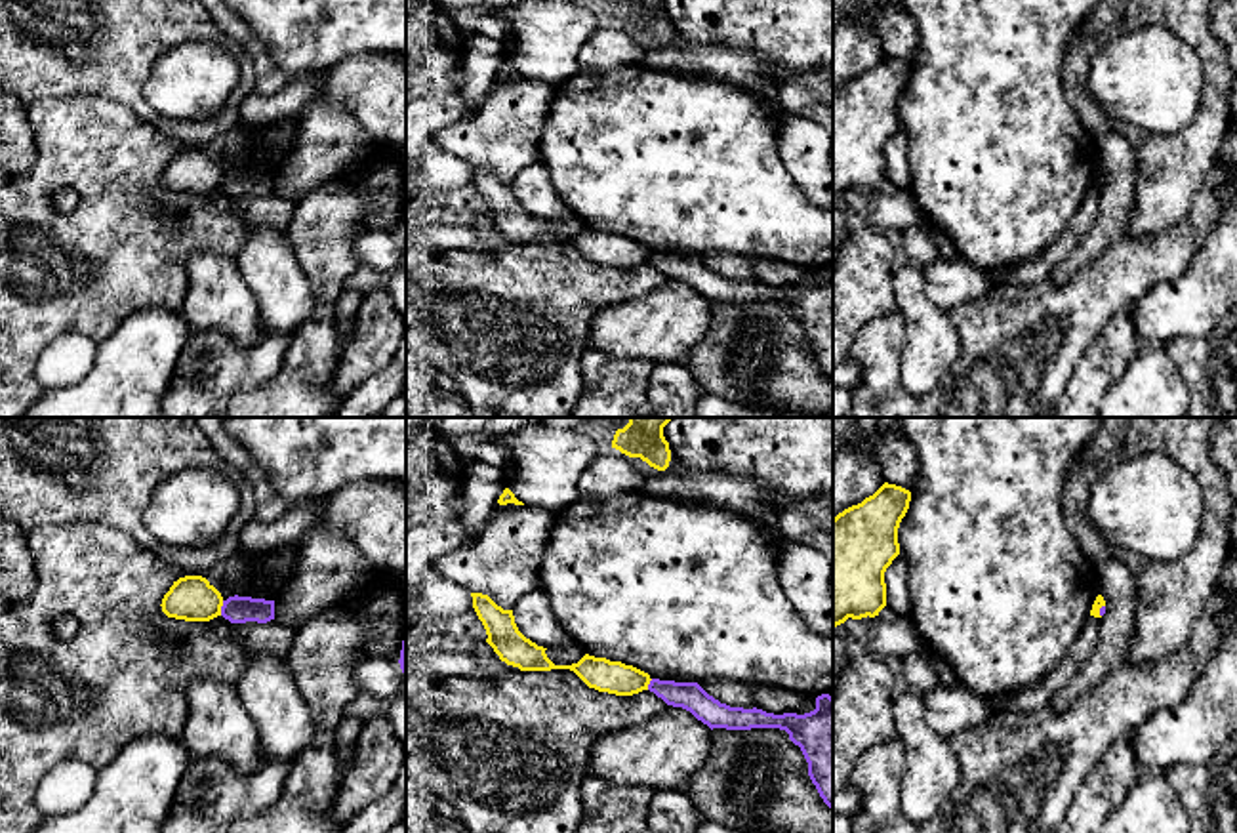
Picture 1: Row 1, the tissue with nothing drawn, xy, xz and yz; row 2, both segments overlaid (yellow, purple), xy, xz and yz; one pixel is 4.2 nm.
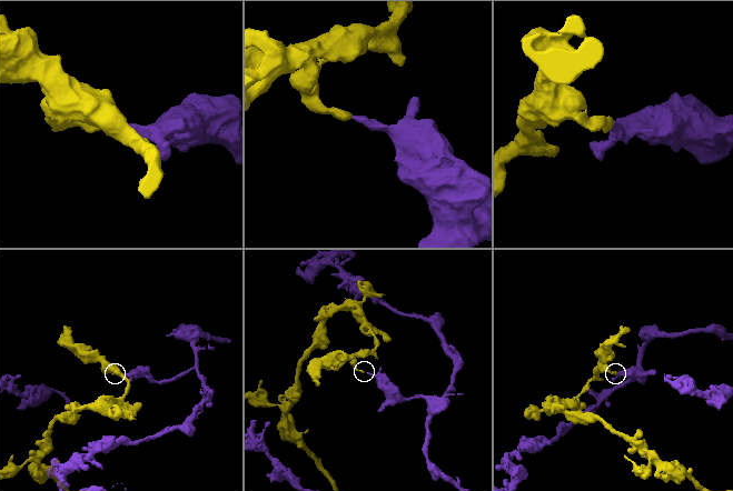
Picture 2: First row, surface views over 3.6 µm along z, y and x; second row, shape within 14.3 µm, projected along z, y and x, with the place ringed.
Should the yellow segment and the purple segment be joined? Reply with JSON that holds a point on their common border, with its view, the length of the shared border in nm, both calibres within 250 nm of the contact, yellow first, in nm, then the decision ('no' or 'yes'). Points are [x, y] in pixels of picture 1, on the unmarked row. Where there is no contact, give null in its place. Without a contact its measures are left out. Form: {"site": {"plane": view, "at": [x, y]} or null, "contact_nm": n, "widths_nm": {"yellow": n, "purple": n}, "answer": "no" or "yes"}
{"site": {"plane": "xy", "at": [220, 182]}, "contact_nm": 70, "widths_nm": {"yellow": 190, "purple": 110}, "answer": "no"}

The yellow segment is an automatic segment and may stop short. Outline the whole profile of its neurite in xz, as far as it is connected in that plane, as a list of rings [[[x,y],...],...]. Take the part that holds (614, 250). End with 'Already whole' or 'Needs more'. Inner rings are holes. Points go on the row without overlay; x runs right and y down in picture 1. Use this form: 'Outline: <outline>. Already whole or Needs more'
Outline: [[[471,166],[471,170],[473,181],[486,202],[486,215],[507,238],[520,244],[570,242],[589,261],[616,269],[633,269],[648,263],[650,248],[621,234],[585,227],[578,236],[555,238],[545,227],[547,221],[537,219],[518,204],[513,183],[503,183],[482,166]]]. Already whole

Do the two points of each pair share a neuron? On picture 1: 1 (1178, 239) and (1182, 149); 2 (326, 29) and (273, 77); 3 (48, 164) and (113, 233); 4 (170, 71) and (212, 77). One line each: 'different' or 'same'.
1: different
2: different
3: same
4: same

